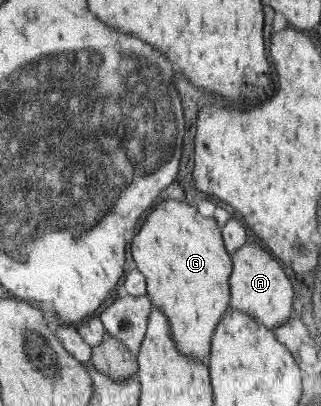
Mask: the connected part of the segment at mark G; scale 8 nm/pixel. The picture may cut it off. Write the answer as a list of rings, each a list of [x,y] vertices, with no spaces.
[[[165,200],[143,223],[133,238],[132,258],[148,282],[148,296],[154,308],[165,312],[173,340],[187,358],[209,364],[213,334],[232,301],[230,276],[232,254],[226,247],[222,228],[205,218],[185,200]]]

